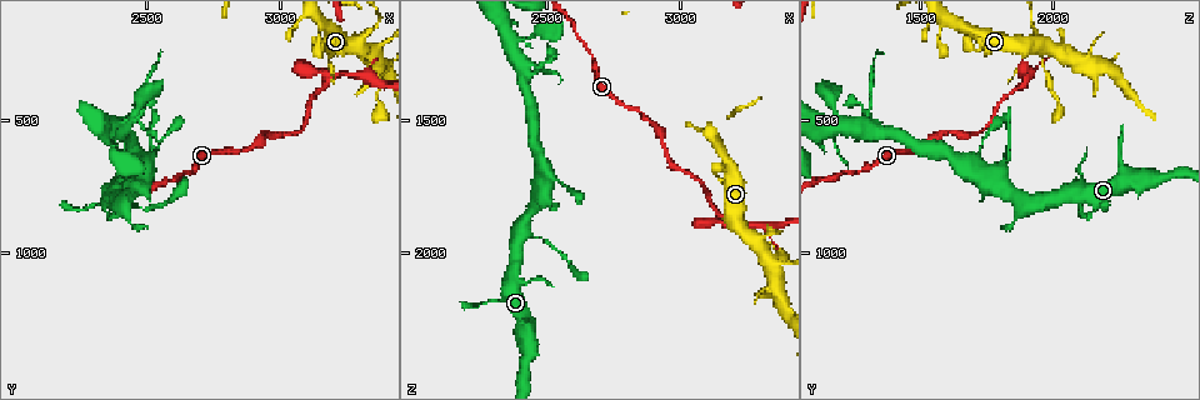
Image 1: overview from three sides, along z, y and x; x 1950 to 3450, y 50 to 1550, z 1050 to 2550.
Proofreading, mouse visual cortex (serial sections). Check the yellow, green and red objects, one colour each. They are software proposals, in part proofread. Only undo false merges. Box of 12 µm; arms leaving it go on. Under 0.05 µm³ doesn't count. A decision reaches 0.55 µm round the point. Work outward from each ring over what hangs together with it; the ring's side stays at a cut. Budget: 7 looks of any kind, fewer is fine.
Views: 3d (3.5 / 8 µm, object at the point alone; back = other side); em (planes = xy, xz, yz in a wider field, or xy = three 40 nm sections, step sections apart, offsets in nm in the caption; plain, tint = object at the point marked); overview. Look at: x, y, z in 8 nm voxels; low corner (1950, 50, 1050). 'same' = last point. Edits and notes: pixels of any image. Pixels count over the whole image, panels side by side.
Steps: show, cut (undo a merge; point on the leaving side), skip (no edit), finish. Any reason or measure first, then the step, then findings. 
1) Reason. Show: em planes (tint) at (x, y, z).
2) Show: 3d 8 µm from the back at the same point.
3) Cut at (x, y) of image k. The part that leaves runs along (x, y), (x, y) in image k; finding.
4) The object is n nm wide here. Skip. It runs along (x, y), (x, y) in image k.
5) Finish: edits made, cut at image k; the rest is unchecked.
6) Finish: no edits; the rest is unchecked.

Two arms in line, one across. Show: 3d 3.5 µm at (3200, 340, 1900).

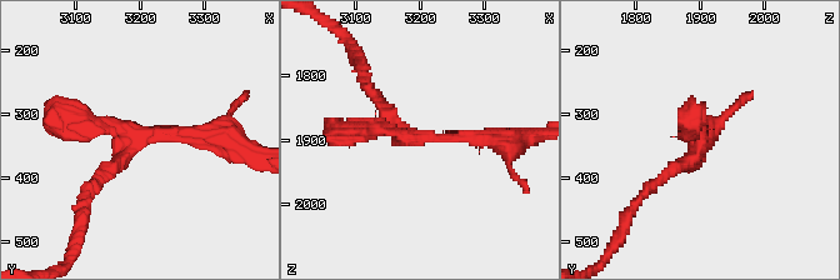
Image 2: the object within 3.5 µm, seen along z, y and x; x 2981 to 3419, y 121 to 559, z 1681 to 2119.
3 arms meet here; the arms are 150, 150, 250 nm wide. Show: em planes (tint) at (3185, 340, 1900).

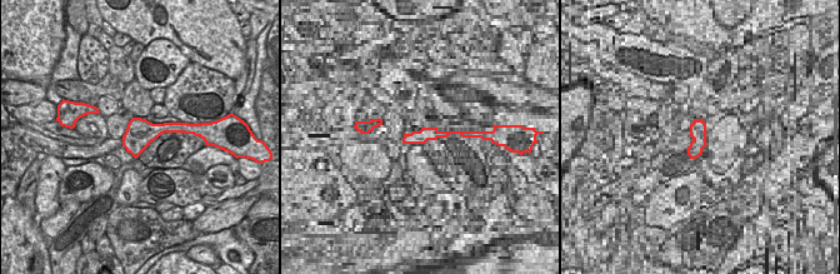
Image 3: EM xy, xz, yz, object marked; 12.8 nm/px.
Cut at (85, 119) of image 2. The part that leaves runs along (133, 140), (221, 133), (251, 155) in image 2; two cells meet here.

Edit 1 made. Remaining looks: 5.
Show: overview.

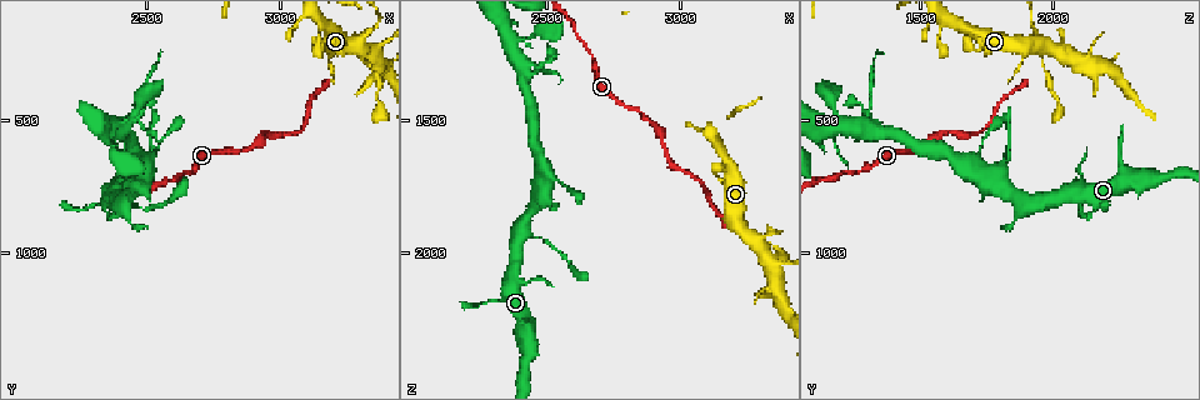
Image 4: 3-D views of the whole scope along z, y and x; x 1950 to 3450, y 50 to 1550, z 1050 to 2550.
Thin arm on a thick one. Show: 3d 8 µm from the back at (2410, 810, 1910).

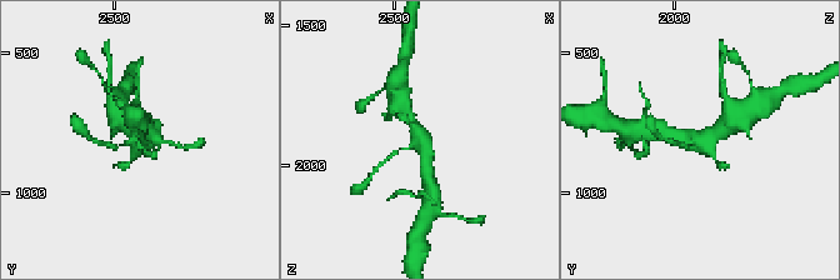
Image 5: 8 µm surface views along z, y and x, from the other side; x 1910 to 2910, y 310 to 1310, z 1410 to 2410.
Shape alone is not enough. Show: em xy step 3 (tint) at (2410, 810, 1910).

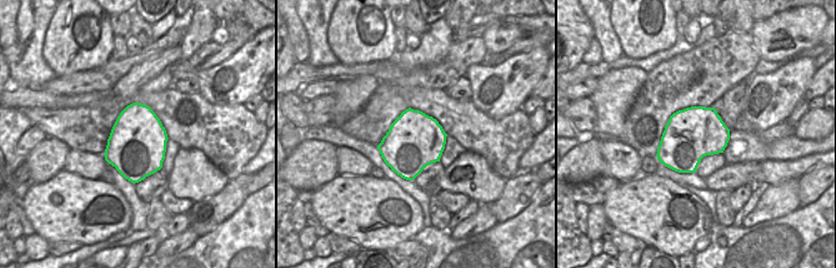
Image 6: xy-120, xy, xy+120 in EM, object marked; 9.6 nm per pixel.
Skip. It runs along (426, 174), (423, 144), (405, 113) in image 5; all the same cell.

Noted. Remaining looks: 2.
Calibre changes. Show: 3d 8 µm at (2450, 480, 1290).

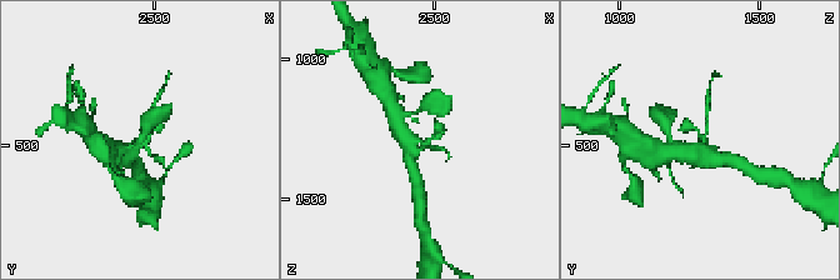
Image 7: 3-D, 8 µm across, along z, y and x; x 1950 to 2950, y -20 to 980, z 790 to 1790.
Show: em xy step 3 (tint) at (2460, 490, 1300).

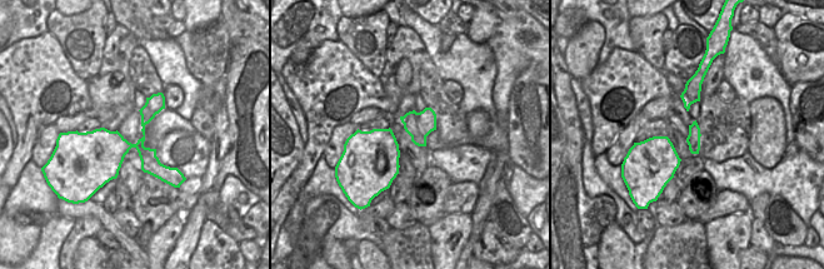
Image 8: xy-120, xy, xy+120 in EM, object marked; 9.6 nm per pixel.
Cut at (689, 126) of image 7. A border runs along (693, 123), (695, 137), (699, 140) in image 8; two cells meet here.

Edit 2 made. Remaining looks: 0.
Finish: edits made, cut at image 2, cut at image 7; the rest is unchecked.

